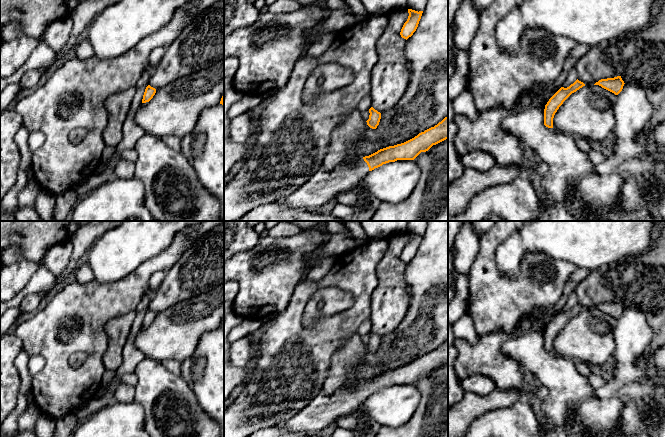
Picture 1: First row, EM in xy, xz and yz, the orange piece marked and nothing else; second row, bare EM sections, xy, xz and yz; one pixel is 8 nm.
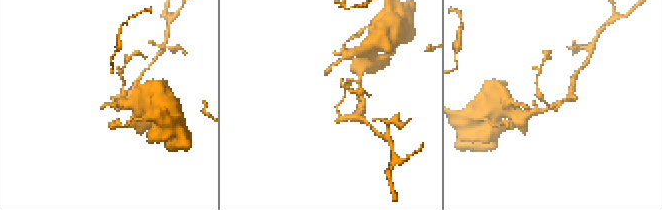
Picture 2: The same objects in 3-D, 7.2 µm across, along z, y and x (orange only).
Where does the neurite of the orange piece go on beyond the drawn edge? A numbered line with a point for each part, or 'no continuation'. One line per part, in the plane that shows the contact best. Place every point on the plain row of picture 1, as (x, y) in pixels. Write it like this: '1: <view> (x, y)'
1: xz (323, 410)

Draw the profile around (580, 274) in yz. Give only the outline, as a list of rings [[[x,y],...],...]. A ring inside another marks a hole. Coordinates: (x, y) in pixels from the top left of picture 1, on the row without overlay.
[[[576,268],[575,272],[569,277],[568,282],[577,281],[581,282],[586,279],[591,273],[591,269],[588,268]]]

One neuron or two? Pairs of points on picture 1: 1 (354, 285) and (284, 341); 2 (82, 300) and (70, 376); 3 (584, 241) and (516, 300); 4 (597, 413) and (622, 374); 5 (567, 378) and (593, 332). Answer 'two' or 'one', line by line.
1: one
2: one
3: two
4: two
5: two

